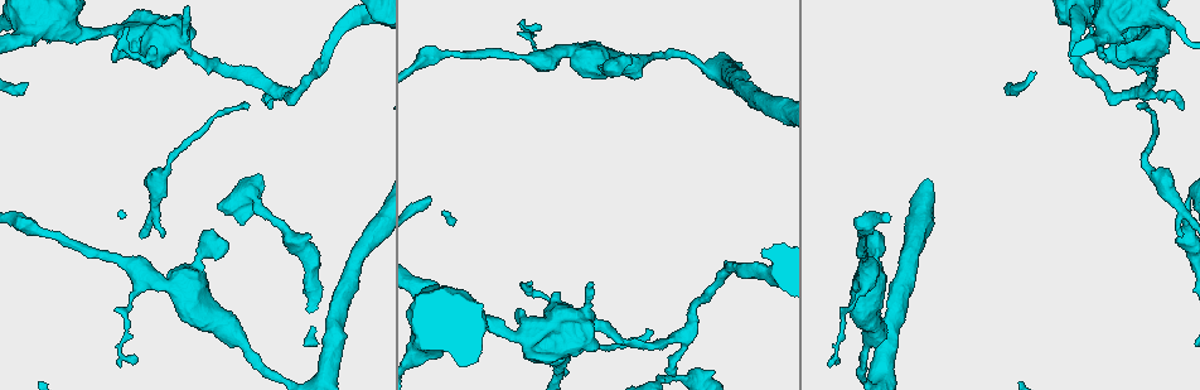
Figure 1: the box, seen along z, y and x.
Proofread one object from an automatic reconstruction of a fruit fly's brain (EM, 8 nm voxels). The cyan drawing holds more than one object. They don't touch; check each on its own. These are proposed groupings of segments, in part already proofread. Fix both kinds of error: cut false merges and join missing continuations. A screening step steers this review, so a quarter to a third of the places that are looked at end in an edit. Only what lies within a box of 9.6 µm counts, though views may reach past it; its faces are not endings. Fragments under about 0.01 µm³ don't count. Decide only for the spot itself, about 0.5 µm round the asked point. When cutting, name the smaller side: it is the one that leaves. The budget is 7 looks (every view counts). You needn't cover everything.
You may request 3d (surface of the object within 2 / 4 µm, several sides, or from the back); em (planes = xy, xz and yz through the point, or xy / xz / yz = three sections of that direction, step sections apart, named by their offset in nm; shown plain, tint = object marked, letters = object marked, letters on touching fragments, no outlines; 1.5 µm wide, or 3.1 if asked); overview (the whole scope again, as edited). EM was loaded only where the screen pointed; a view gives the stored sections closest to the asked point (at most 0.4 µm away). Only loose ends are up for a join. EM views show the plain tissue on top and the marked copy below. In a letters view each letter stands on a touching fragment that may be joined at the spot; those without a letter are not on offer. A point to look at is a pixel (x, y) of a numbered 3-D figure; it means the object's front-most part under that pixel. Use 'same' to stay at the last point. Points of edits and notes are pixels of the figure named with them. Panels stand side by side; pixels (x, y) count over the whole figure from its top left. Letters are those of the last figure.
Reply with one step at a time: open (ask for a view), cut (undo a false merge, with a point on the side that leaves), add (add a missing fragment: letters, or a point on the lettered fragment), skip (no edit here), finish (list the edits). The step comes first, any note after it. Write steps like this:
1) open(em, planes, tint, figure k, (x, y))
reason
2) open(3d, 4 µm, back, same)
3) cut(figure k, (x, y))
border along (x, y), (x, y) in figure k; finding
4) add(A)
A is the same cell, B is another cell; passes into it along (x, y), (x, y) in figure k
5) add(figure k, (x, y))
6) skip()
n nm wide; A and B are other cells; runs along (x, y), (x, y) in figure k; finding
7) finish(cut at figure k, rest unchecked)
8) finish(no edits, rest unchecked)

open(3d, 4 µm, figure 1, (565, 374))
branch stops here

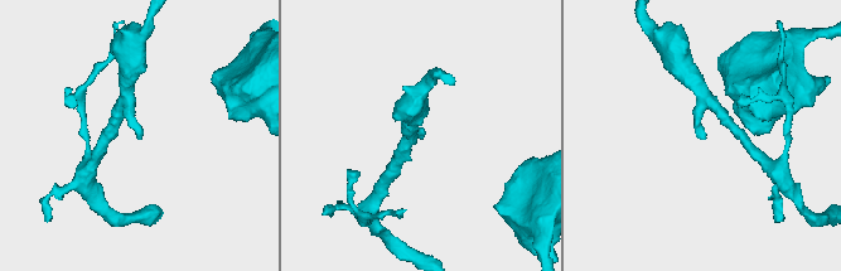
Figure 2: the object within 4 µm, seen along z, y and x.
open(em, xy, step 8, tint, figure 2, (138, 139))

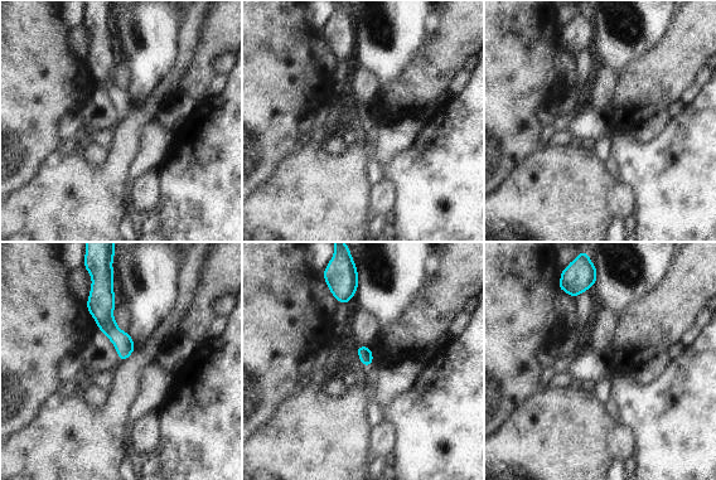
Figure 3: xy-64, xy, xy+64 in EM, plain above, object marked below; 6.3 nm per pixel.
open(em, planes, letters, same)
cut it another way

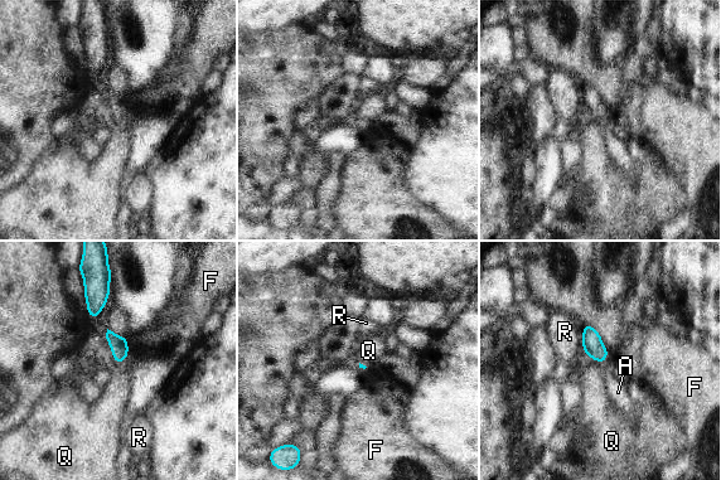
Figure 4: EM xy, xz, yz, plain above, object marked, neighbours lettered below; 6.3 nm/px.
skip()
A, F, Q and R are other cells; border along (129, 354), (116, 364) in figure 4; no lettered fragment goes on from it

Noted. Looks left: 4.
open(em, xz, step 4, tint, figure 1, (248, 108))
tapers out

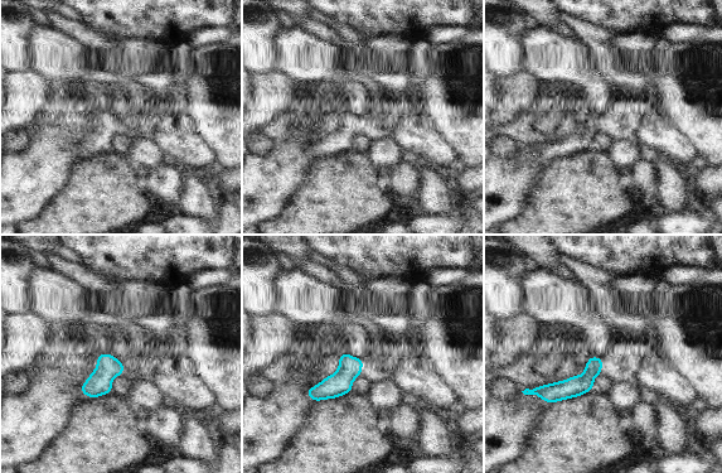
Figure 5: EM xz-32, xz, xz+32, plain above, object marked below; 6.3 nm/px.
open(em, planes, letters, same)
cut it another way

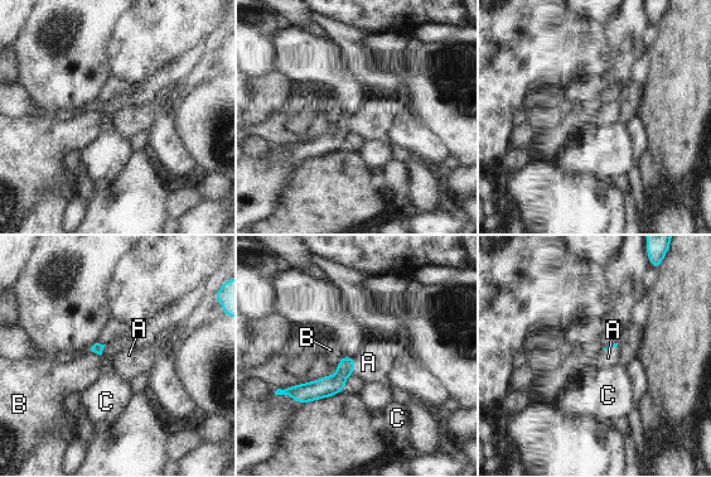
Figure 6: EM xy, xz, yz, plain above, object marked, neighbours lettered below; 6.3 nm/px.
add(A)
B touches over 170 nm; A is the same cell, B and C are other cells; the cell continues

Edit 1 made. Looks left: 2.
finish(add at figure 6, rest unchecked)

